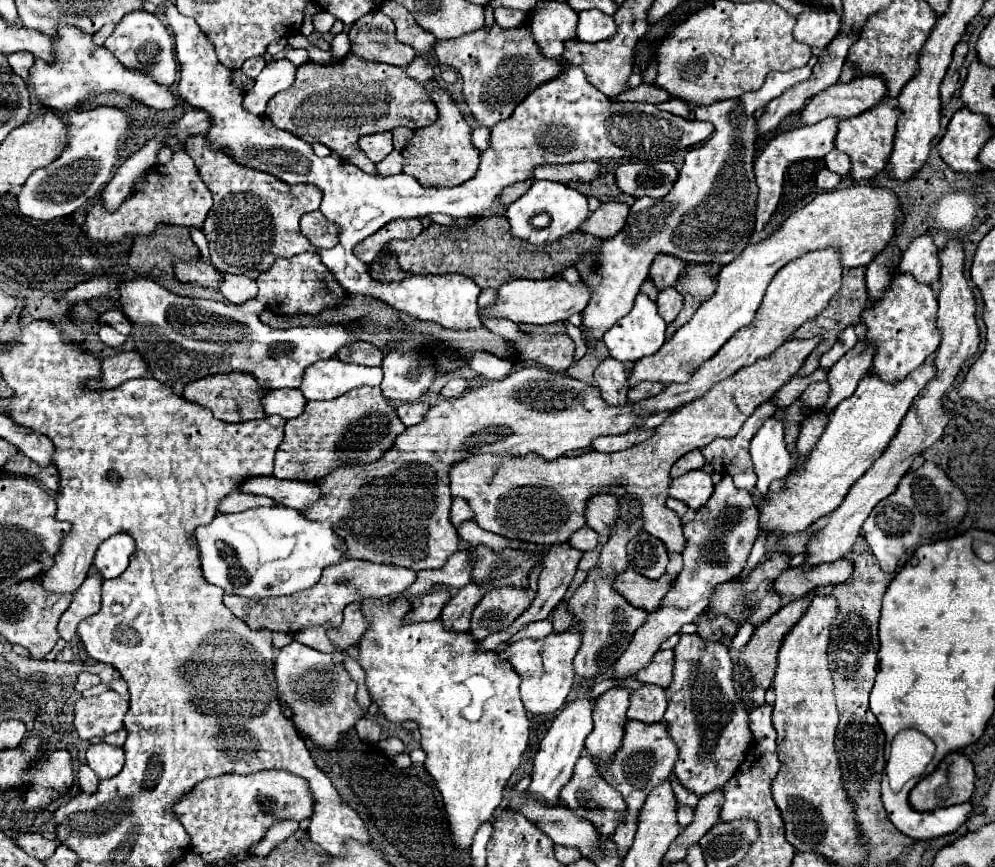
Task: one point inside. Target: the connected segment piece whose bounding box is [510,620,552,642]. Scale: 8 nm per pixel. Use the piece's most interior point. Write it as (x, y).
(536, 630)

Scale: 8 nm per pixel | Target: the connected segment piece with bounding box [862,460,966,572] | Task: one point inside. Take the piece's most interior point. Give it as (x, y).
(926, 505)

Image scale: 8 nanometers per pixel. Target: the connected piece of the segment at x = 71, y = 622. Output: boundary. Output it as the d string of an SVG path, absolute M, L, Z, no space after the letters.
M92 570L86 576L86 580L82 582L82 586L74 592L70 608L62 614L62 618L58 622L60 638L64 638L66 642L70 642L74 638L74 634L76 634L76 626L84 618L100 612L100 608L102 608L100 586L102 586L102 580L96 576L96 570Z

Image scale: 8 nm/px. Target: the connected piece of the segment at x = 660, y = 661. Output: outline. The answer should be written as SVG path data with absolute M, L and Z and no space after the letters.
M660 650L654 654L652 662L636 672L636 680L642 684L656 684L666 688L672 682L672 670L674 670L674 652L672 650Z

